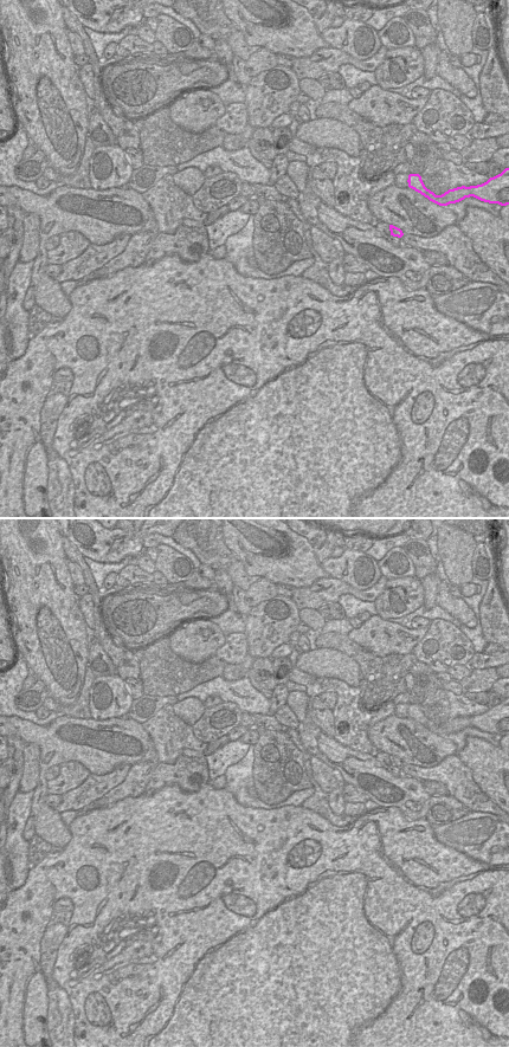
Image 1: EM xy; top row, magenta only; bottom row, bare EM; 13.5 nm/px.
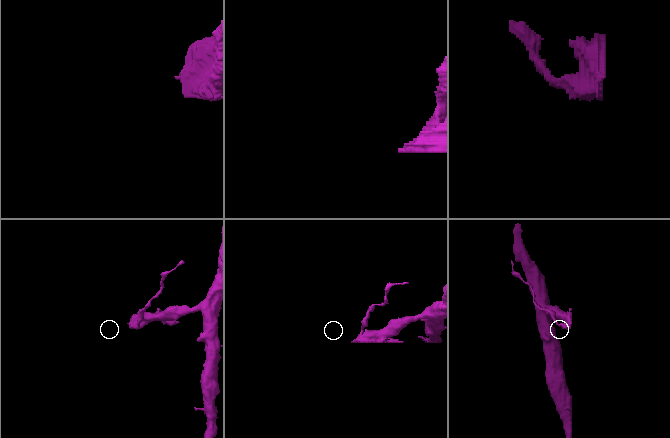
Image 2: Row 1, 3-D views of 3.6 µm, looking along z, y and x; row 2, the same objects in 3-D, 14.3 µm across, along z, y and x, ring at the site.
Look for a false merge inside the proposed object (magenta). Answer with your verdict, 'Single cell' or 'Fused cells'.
Single cell

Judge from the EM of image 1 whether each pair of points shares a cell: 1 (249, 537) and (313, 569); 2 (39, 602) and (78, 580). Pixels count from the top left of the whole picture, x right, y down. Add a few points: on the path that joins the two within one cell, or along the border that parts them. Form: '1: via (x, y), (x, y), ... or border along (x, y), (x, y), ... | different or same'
1: via (261, 554), (268, 557), (289, 558), (296, 564) | same
2: border along (66, 558), (69, 574), (75, 585) | different

